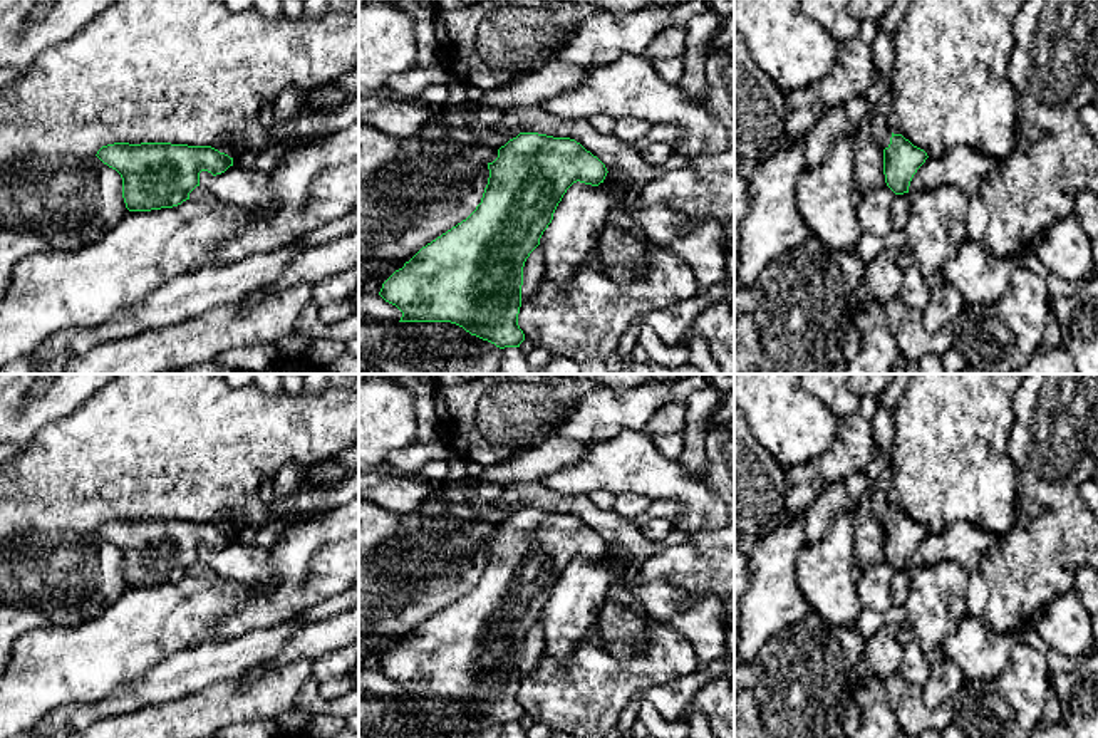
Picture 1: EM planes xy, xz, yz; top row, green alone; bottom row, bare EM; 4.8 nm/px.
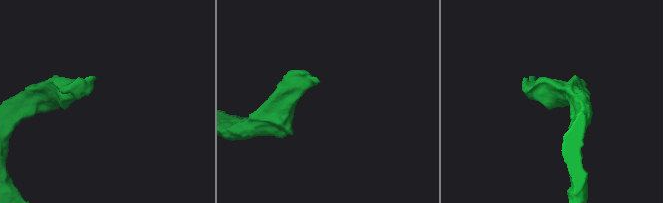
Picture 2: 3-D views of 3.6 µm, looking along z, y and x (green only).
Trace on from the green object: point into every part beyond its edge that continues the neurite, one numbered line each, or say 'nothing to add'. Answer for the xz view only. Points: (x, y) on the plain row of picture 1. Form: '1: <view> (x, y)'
nothing to add

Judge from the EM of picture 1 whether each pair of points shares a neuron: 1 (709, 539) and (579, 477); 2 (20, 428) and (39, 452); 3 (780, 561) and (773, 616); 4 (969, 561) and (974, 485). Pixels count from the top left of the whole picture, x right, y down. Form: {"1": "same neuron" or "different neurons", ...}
{"1": "different neurons", "2": "different neurons", "3": "same neuron", "4": "different neurons"}

